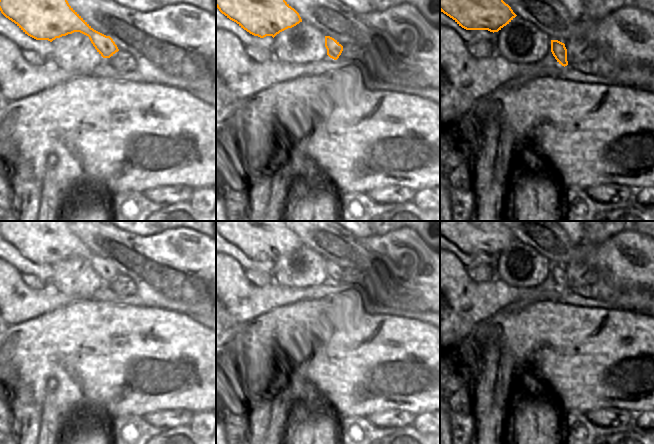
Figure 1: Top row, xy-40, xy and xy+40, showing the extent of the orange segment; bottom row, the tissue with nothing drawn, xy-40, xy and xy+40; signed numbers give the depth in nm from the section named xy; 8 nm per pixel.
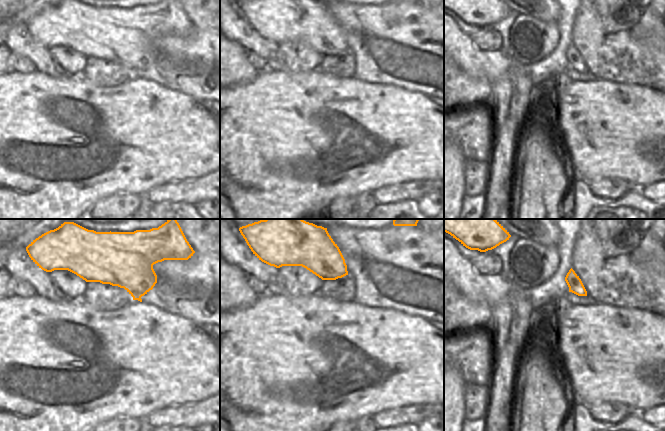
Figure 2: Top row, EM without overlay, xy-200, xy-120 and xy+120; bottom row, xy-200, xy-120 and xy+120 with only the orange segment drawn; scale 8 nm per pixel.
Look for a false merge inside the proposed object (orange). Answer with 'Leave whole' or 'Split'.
Leave whole

